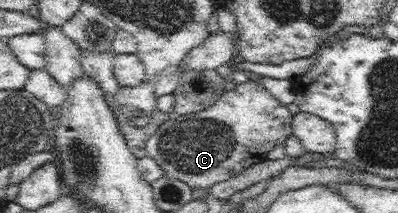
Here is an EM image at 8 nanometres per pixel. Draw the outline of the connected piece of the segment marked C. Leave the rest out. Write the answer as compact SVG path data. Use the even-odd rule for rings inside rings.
M249 80L246 84L237 85L234 90L229 90L229 92L225 91L219 97L216 104L209 106L202 112L181 116L172 115L171 119L163 123L146 142L146 156L156 161L156 163L161 167L161 170L163 170L166 178L177 178L189 185L191 189L211 188L215 184L229 180L229 178L233 178L233 176L237 176L237 174L241 174L247 167L263 162L267 159L267 152L269 152L272 148L275 148L275 146L279 144L283 144L285 146L287 136L292 133L292 118L293 116L291 115L291 112L289 112L287 106L279 102L277 98L271 96L261 83Z

